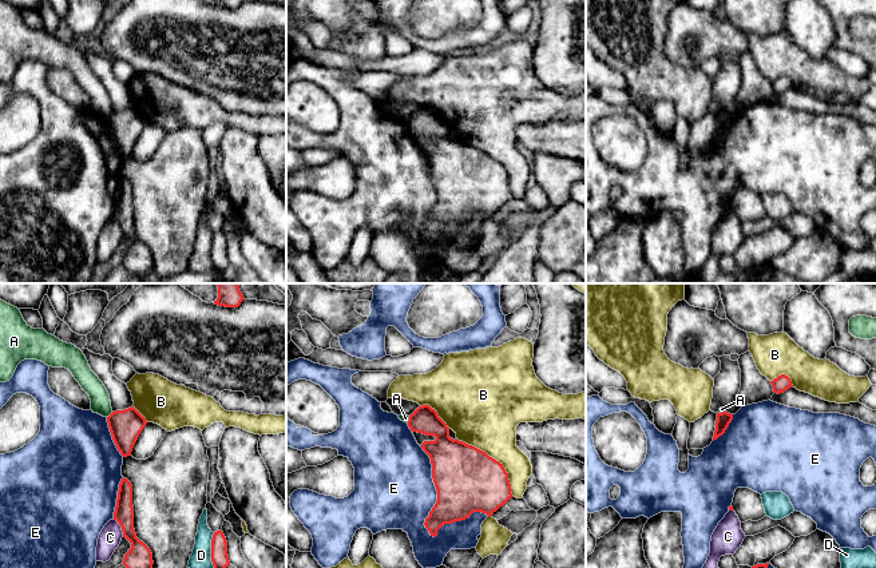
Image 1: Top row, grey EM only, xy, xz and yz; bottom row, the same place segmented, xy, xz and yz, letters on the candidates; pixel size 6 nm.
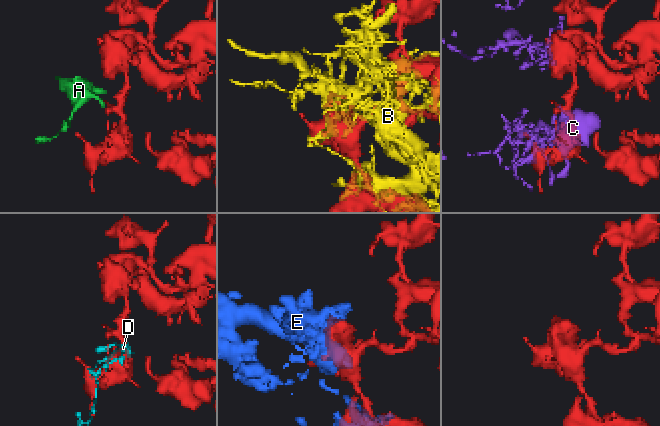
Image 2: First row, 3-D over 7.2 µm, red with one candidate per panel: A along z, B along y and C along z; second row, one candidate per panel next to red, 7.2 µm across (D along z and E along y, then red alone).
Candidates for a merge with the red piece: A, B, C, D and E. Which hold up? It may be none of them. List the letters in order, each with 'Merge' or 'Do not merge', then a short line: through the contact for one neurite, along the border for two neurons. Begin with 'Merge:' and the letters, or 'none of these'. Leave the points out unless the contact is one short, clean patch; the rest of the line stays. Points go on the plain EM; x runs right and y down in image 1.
Merge: none of these
A: Do not merge. Line: xy (113, 112), (107, 118)
B: Do not merge
C: Do not merge
D: Do not merge
E: Do not merge

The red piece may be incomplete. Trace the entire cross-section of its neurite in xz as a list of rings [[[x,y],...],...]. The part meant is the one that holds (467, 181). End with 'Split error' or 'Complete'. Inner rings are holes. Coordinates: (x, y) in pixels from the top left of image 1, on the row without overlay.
[[[429,106],[419,107],[411,116],[412,132],[435,136],[424,142],[423,151],[432,164],[437,202],[425,219],[431,237],[444,225],[468,219],[473,212],[492,217],[514,198],[503,164],[485,152],[449,138],[449,128]]]. Complete

